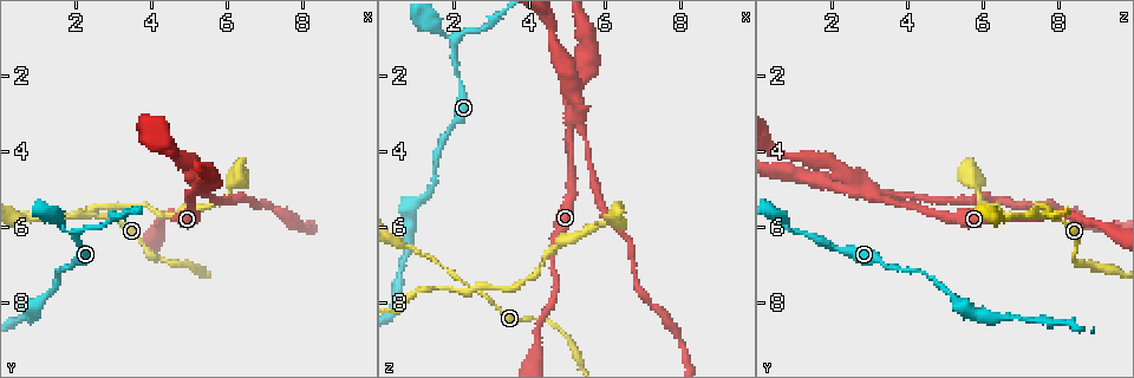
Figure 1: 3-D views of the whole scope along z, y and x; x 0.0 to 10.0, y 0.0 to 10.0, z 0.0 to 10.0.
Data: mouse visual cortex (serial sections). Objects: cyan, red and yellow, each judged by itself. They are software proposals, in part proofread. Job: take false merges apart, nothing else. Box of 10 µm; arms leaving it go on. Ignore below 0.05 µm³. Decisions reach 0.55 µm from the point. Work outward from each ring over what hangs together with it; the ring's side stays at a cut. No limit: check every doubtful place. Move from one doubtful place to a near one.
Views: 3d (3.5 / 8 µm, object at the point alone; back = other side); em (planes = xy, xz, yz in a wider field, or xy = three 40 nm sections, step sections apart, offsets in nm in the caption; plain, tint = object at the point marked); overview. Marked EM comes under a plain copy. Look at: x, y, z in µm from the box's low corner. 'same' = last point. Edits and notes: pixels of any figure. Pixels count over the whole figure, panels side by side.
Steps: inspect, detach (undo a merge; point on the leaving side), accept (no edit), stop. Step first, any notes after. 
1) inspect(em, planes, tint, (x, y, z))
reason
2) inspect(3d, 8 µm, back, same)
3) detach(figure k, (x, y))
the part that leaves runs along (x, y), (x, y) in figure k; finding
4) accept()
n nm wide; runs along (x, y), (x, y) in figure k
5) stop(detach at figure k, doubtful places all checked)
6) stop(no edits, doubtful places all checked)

inspect(3d, 3.5 µm, back, (2.70, 5.65, 7.75))
arms run side by side

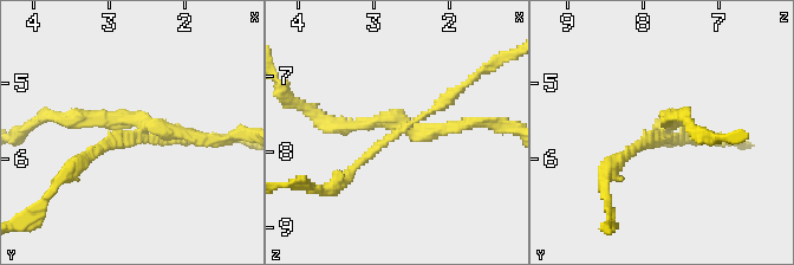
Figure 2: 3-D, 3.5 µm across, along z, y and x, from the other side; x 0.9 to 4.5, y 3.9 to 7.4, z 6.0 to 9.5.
inspect(em, xy, step 5, tint, (2.70, 5.65, 7.75))
4 arms; arms of 150, 150, 150, 200 nm; need the tissue

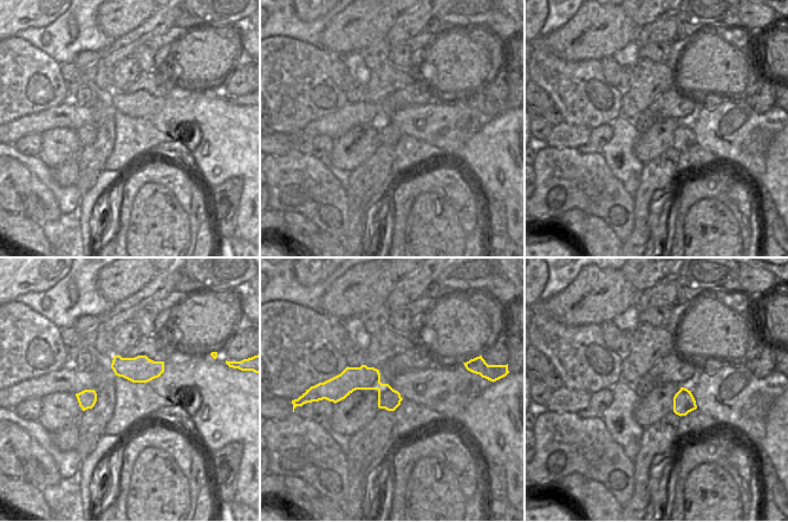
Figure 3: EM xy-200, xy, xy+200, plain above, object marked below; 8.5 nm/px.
detach(figure 2, (93, 121))
a second cell is stuck on

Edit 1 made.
inspect(overview)

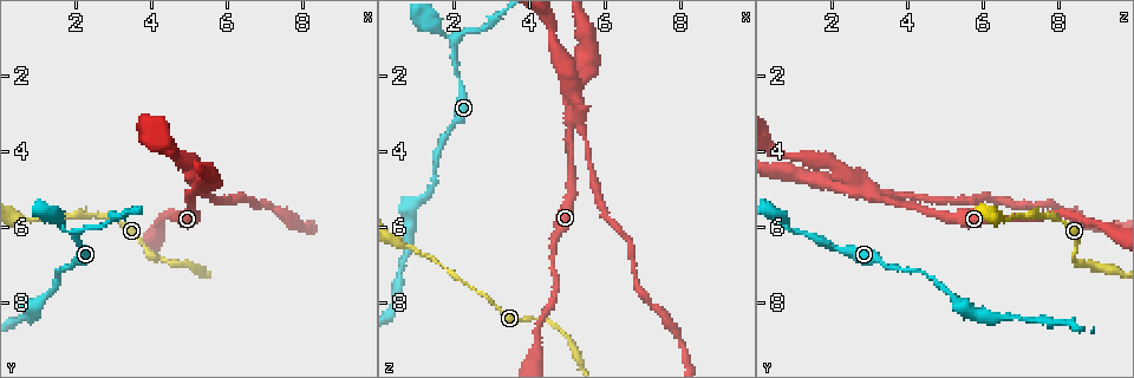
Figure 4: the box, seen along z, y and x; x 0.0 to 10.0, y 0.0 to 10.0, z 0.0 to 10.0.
inspect(3d, 3.5 µm, back, (5.30, 5.05, 3.20))
arms part here

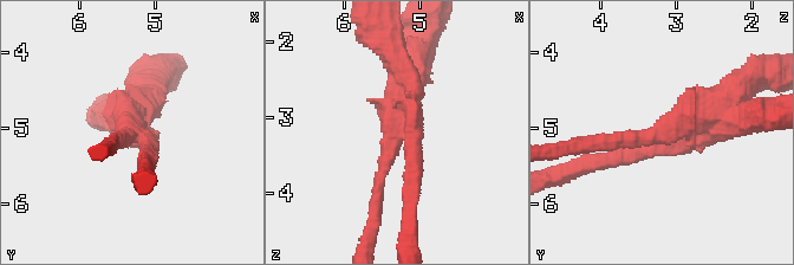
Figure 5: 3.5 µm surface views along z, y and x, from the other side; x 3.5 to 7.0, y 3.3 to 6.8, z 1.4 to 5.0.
detach(figure 5, (689, 98))
3 arms; the part that leaves runs along (663, 136), (750, 78) in figure 5; a second cell is stuck on

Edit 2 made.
inspect(overview)

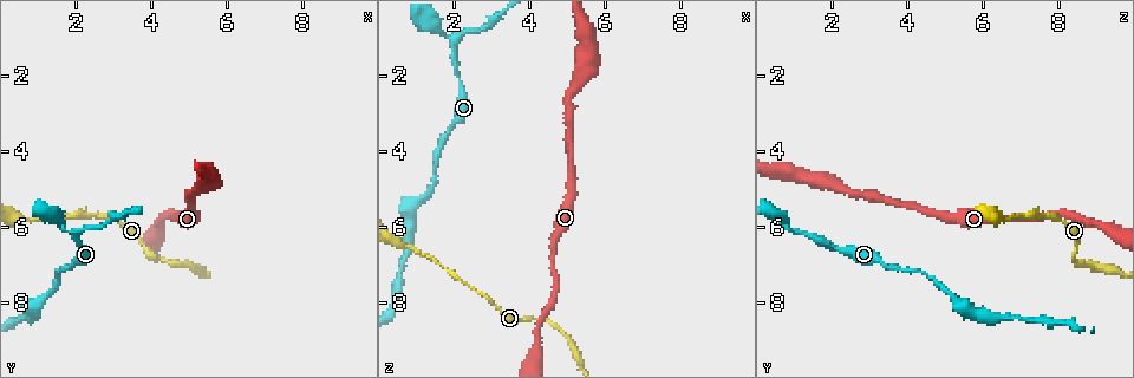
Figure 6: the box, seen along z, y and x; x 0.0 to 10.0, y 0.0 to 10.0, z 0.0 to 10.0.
inspect(3d, 3.5 µm, (2.05, 6.10, 1.10))
arms part here

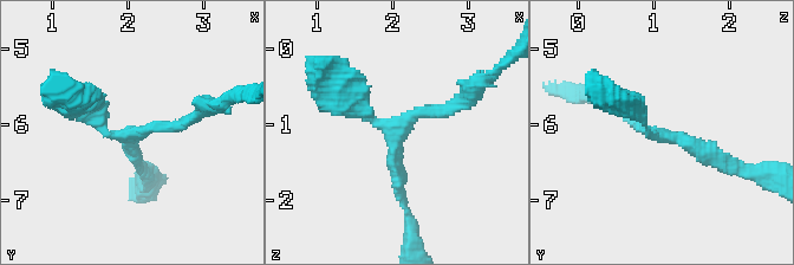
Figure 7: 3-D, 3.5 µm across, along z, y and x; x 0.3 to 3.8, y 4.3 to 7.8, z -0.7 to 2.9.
accept()
runs along (403, 199), (396, 133), (342, 98) in figure 7; one cell here

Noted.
stop(detach at figure 2, detach at figure 5, doubtful places all checked)

